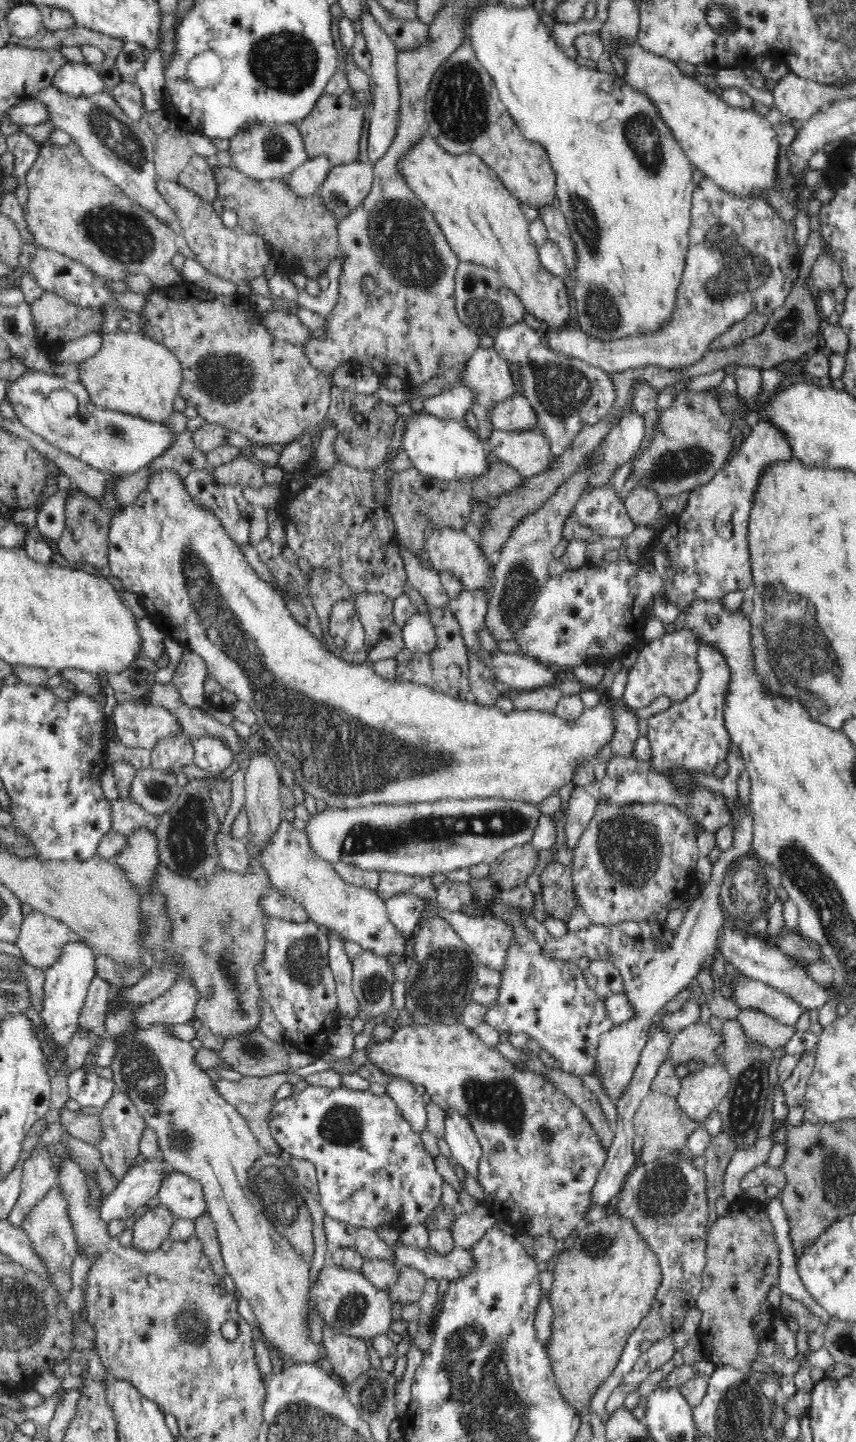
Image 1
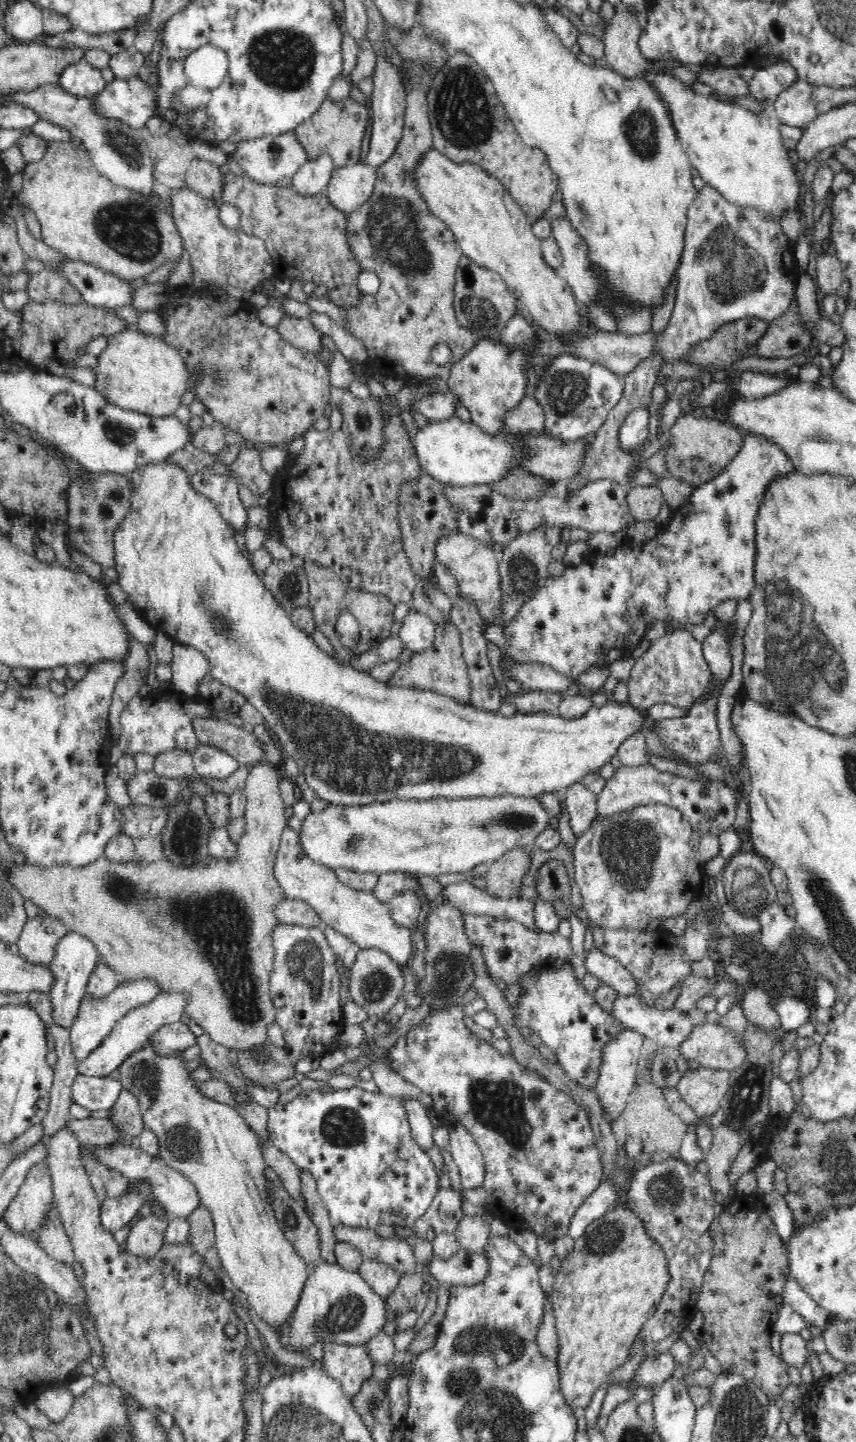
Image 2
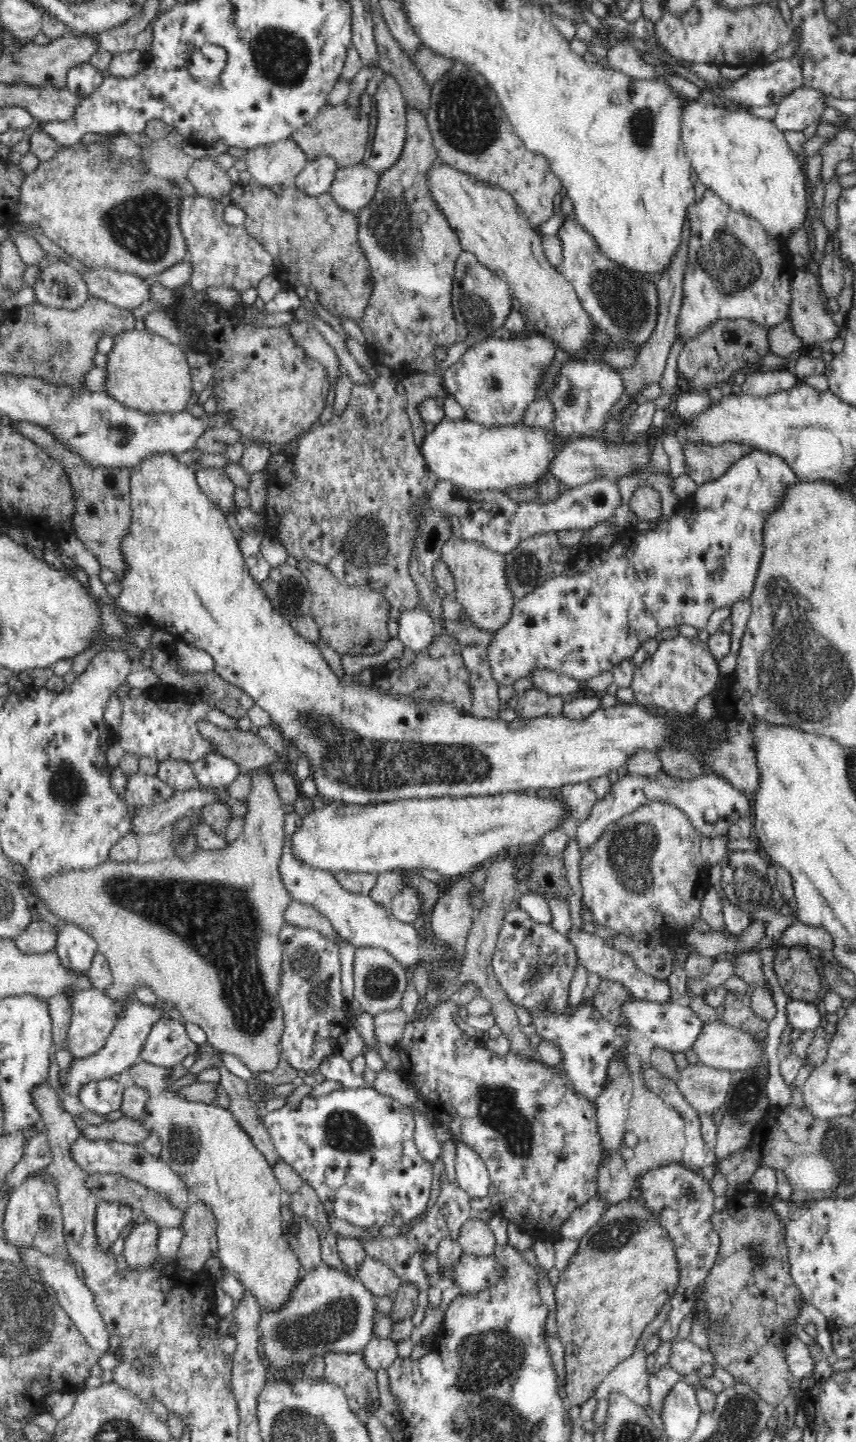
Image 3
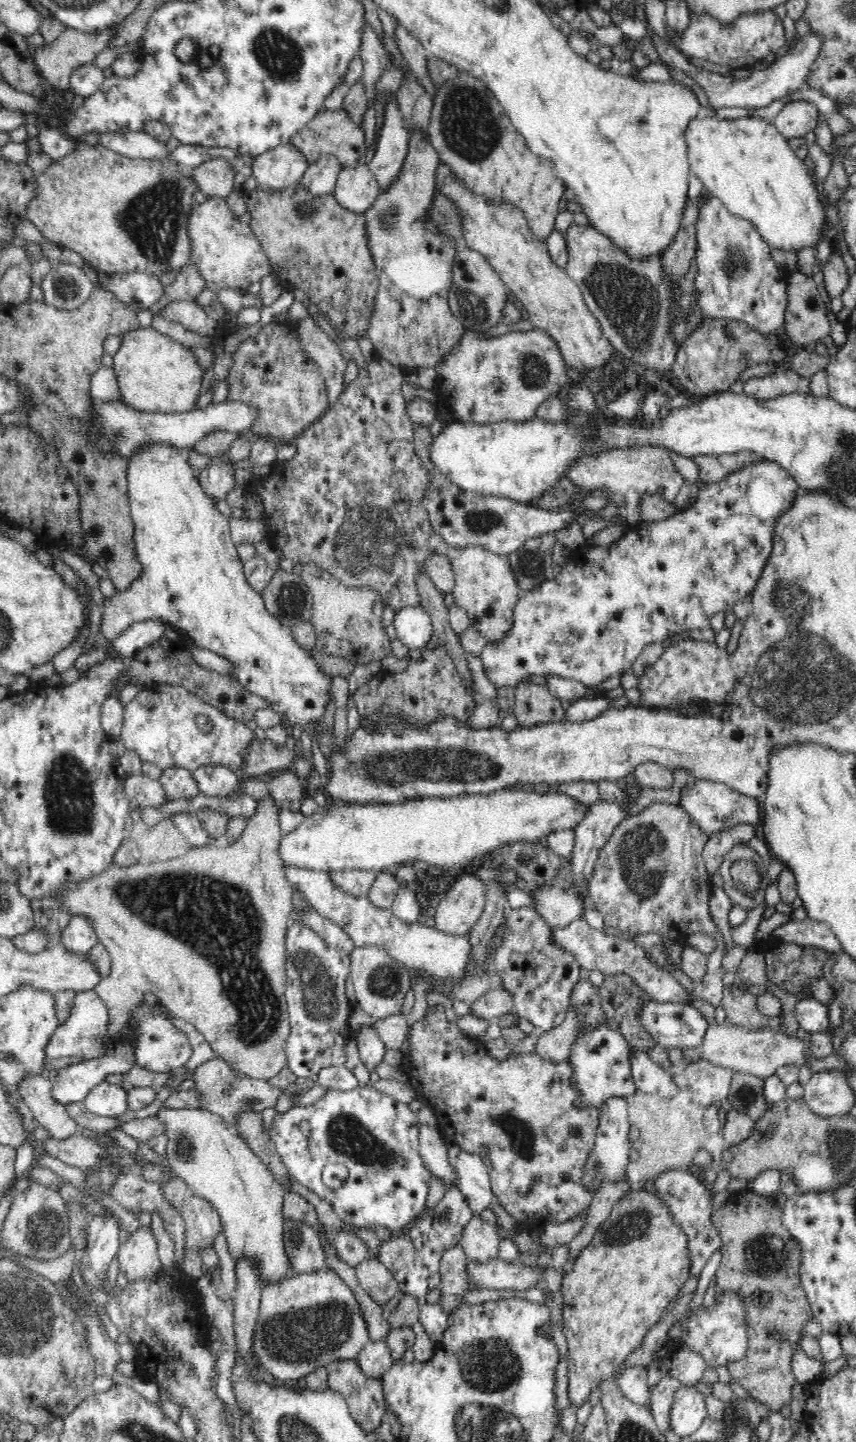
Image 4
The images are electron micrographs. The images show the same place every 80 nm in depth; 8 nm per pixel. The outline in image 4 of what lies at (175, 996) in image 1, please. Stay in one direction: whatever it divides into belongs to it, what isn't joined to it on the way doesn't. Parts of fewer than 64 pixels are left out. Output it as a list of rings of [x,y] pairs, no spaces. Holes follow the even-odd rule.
[[[127,1021],[124,1028],[110,1038],[107,1044],[107,1050],[98,1056],[98,1058],[84,1059],[81,1063],[71,1064],[57,1071],[52,1083],[51,1095],[58,1100],[60,1104],[72,1104],[72,1102],[83,1102],[86,1094],[100,1082],[104,1081],[109,1074],[122,1074],[128,1072],[135,1065],[133,1042],[137,1037],[137,1028],[131,1022]]]

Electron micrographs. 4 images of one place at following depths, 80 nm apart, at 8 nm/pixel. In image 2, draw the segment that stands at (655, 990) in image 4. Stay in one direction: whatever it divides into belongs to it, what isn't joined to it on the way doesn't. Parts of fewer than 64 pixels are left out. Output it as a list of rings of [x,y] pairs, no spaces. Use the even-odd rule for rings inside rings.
[[[593,946],[585,956],[585,962],[588,972],[597,976],[618,994],[624,996],[638,994],[636,977],[618,959],[604,955],[598,947]]]

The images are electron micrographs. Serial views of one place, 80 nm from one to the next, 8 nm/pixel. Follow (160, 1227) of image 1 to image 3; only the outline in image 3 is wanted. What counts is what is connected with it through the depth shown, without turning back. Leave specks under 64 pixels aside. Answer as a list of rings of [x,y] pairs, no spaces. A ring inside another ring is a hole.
[[[148,1221],[136,1225],[125,1238],[123,1258],[130,1269],[148,1269],[156,1262],[158,1223]]]

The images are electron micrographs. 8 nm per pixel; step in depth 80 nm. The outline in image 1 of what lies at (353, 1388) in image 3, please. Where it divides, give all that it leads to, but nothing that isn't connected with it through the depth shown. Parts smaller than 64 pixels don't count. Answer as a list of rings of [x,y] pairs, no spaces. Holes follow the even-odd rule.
[[[325,1325],[322,1345],[327,1352],[327,1359],[332,1364],[332,1370],[340,1376],[344,1387],[371,1368],[368,1346],[364,1339],[348,1336],[331,1325]]]

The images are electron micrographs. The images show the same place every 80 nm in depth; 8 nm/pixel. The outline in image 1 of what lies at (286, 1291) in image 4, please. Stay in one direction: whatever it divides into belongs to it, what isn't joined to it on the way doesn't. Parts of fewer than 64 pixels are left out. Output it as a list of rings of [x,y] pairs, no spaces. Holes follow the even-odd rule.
[[[334,1264],[326,1265],[318,1272],[318,1278],[309,1293],[307,1316],[312,1314],[314,1306],[318,1308],[325,1325],[331,1325],[338,1332],[365,1341],[386,1333],[392,1324],[392,1303],[389,1293],[376,1288],[361,1272],[342,1269]]]

